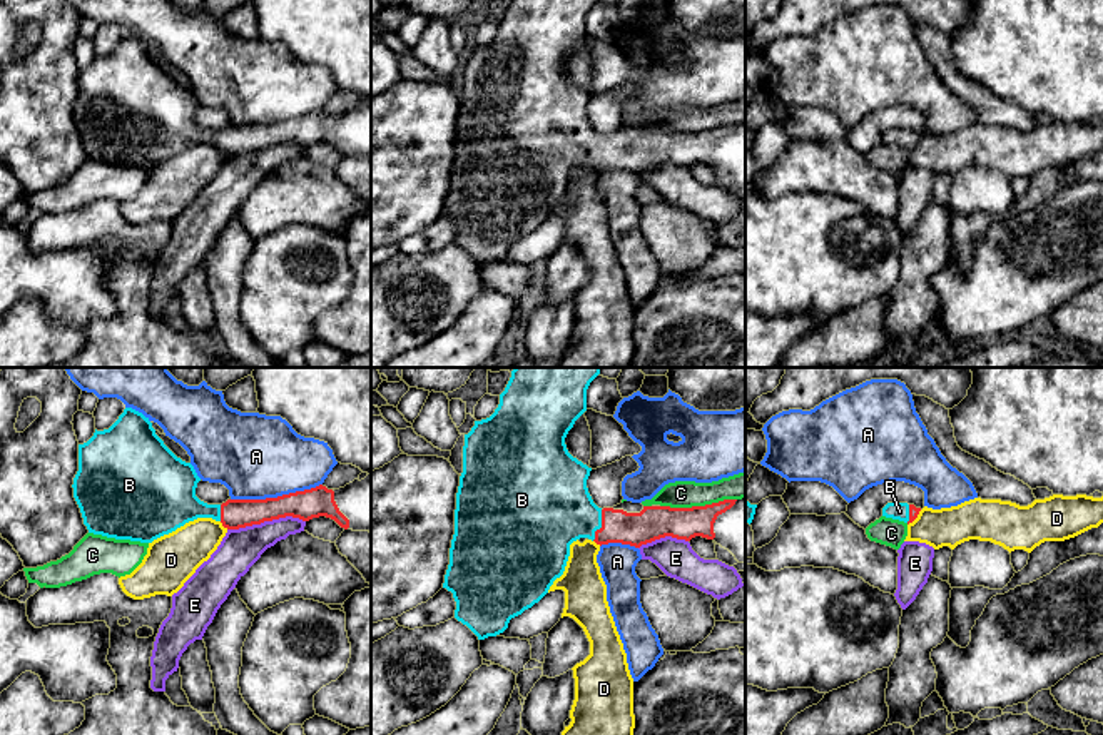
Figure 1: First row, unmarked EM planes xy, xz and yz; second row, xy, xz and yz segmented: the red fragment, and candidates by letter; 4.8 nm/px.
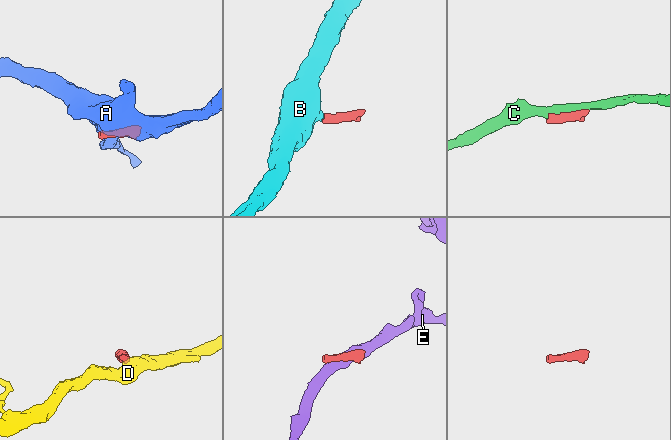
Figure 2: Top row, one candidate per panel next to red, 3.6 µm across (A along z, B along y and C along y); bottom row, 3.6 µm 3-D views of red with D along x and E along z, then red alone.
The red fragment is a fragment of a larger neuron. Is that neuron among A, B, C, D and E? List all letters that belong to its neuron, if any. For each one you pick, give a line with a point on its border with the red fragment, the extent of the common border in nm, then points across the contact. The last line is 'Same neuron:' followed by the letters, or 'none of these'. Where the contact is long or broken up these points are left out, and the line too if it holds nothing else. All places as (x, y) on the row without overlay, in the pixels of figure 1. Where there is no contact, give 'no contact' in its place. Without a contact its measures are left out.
B: contact xz (602, 151); length 160 nm; way xz (652, 149), (602, 151), (554, 134)
Same neuron: B

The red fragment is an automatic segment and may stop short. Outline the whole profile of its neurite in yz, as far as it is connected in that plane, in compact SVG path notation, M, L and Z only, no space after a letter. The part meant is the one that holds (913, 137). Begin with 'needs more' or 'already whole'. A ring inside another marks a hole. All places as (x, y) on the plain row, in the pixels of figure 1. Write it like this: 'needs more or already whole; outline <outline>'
needs more; outline M887 129L882 134L882 142L899 145L899 147L904 147L909 150L917 144L919 137L921 137L921 134L916 134L914 130Z

